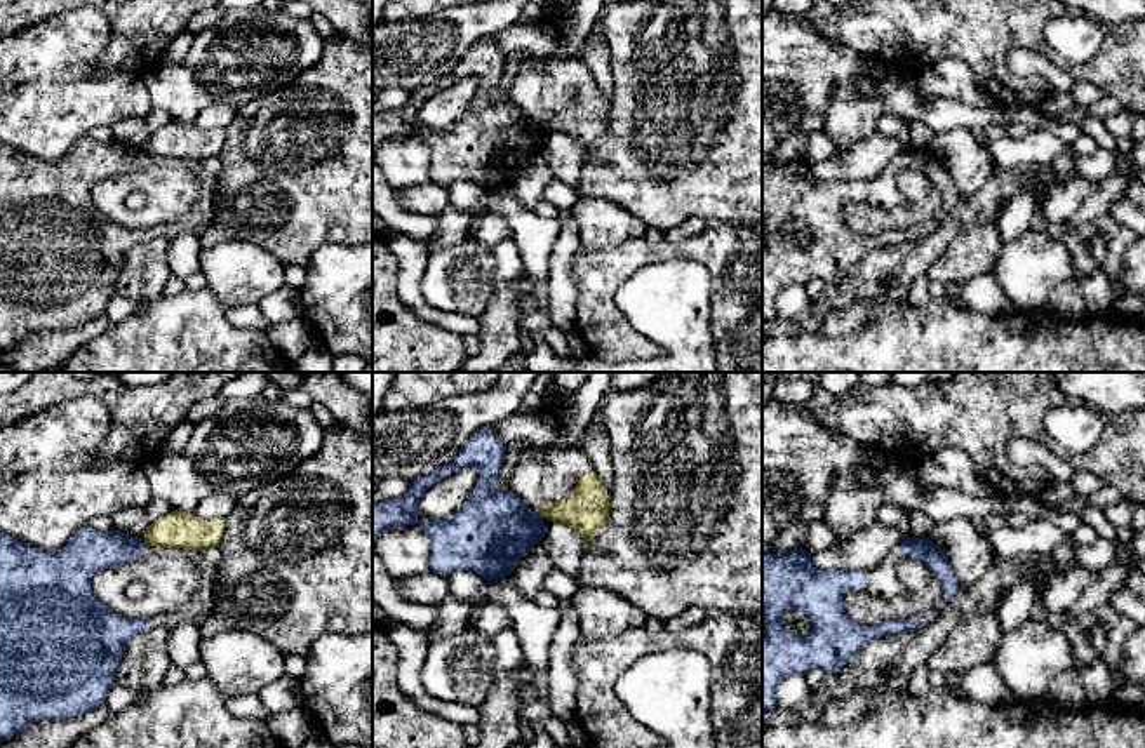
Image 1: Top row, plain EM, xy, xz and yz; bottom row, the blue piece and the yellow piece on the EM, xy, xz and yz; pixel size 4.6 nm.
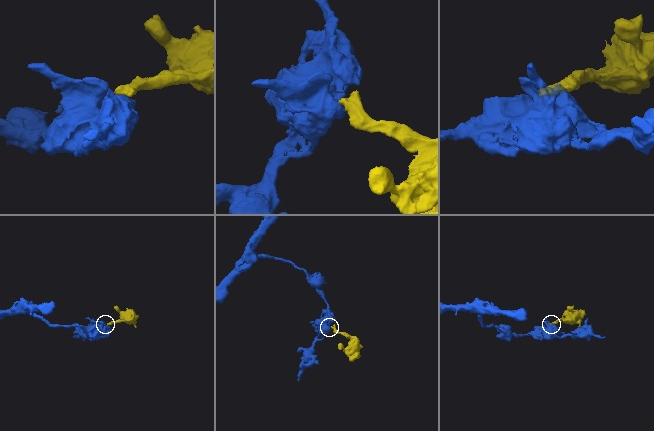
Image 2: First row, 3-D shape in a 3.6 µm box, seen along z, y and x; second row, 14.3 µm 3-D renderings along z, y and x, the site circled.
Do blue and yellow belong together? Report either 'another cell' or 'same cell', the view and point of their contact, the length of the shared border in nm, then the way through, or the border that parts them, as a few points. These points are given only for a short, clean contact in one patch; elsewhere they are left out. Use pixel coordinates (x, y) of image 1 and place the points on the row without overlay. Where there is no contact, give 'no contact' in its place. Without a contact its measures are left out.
another cell | xz (538, 126) | 60 nm | along xz (533, 122), (542, 129)

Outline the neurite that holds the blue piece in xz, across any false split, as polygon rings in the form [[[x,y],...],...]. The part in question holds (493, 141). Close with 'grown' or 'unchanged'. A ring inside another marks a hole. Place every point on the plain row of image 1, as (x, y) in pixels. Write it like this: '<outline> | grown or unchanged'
[[[491,37],[480,38],[451,73],[412,90],[404,106],[372,115],[372,151],[393,136],[418,132],[430,148],[432,183],[447,186],[472,181],[485,191],[512,184],[529,158],[541,153],[546,136],[515,103],[494,101],[505,61],[506,54]],[[461,78],[479,80],[479,90],[463,118],[447,130],[419,132],[419,108]]] | unchanged

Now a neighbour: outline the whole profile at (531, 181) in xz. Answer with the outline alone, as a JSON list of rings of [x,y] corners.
[[[541,153],[532,155],[512,183],[519,202],[527,209],[536,209],[545,198],[545,190],[553,176],[555,174],[545,157]]]

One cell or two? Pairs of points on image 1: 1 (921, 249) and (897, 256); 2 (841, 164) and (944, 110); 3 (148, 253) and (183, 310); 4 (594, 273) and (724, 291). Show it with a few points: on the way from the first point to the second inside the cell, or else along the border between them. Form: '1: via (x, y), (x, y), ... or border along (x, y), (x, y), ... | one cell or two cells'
1: via (916, 254), (902, 256) | one cell
2: border along (876, 131), (851, 148), (839, 152) | two cells
3: border along (162, 294), (140, 303) | two cells
4: via (630, 256), (665, 249), (700, 249), (705, 254) | one cell

